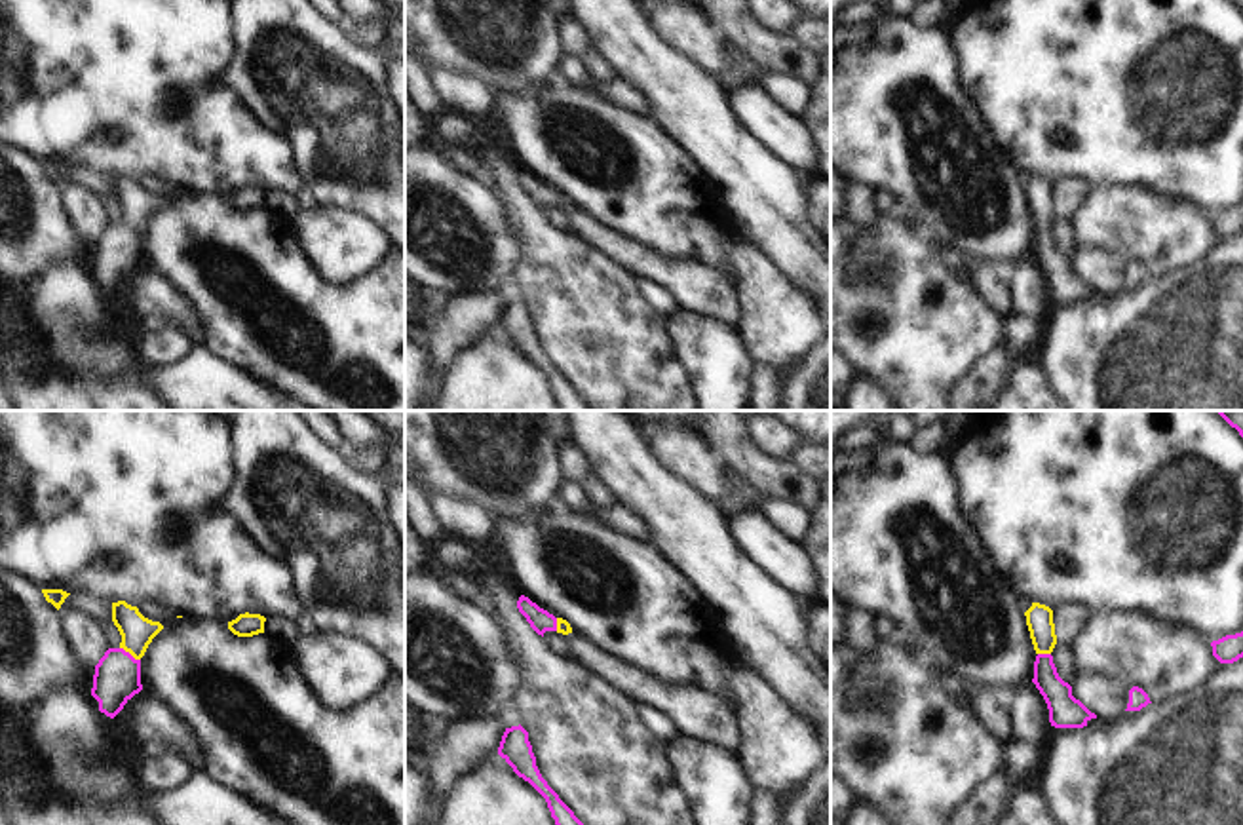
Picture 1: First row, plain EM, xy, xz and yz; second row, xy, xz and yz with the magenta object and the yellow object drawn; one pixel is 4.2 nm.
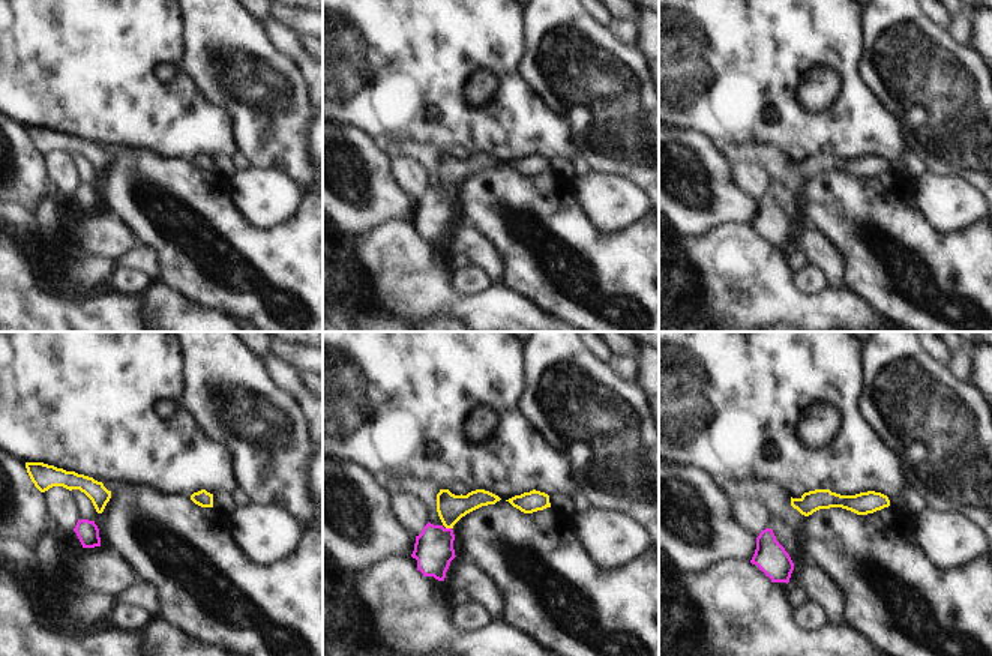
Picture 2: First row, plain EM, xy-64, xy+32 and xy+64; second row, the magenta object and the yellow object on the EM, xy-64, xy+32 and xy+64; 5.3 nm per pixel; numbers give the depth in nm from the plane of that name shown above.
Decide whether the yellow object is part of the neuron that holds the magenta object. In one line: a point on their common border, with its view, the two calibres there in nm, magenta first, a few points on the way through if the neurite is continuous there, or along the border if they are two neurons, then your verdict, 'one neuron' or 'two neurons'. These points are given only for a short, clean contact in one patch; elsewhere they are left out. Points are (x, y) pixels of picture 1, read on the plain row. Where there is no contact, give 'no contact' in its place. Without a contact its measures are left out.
meets magenta in xy at (128, 227); 200 nm thick on the magenta side, 140 nm on the other; runs through xy (116, 253), (128, 227), (137, 206); one neuron

